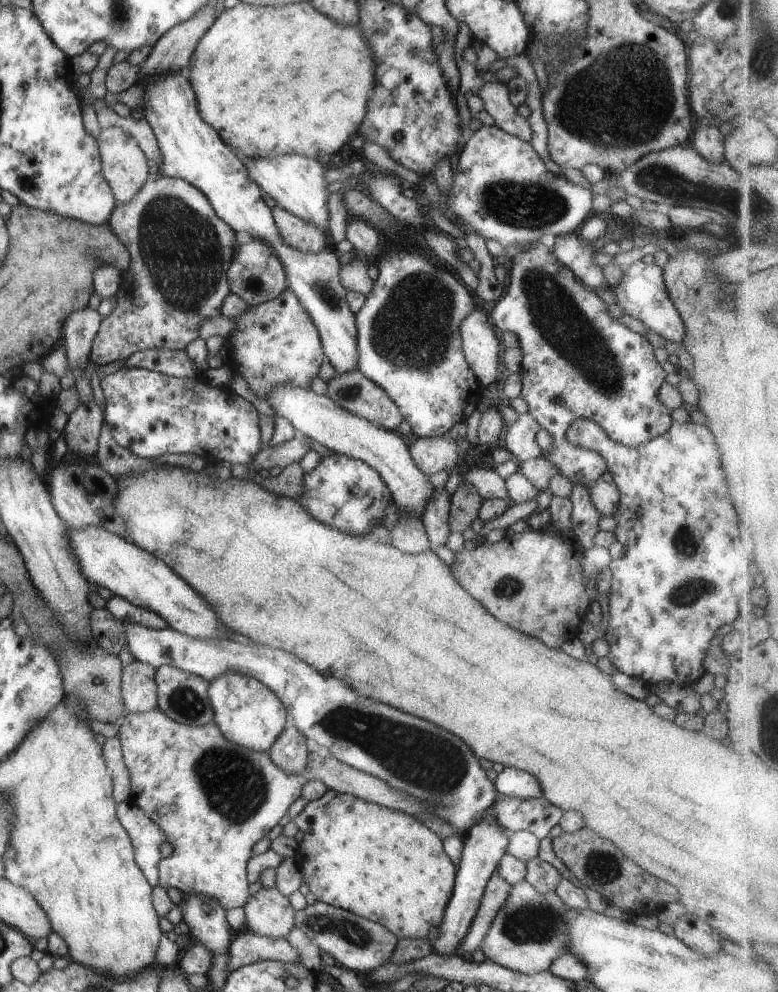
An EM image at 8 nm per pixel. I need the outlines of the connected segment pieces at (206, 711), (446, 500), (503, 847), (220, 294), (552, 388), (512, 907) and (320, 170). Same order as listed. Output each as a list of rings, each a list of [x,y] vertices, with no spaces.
[[[164,665],[155,669],[157,706],[160,711],[183,725],[203,727],[213,722],[213,708],[209,699],[209,682],[205,678]]]
[[[435,489],[433,499],[426,505],[421,516],[432,549],[445,545],[451,533],[449,527],[449,508],[451,496],[445,489]]]
[[[489,810],[486,819],[481,823],[474,824],[468,830],[469,834],[463,843],[461,861],[456,866],[455,885],[440,926],[442,934],[431,942],[432,949],[441,955],[457,953],[457,949],[476,916],[488,881],[496,870],[499,860],[507,853],[510,835],[507,835],[501,828],[502,826],[495,820],[492,810]]]
[[[162,177],[160,179],[148,178],[148,180],[142,185],[142,188],[131,198],[131,201],[126,204],[116,205],[112,211],[111,217],[109,218],[108,226],[111,231],[118,237],[118,240],[125,245],[131,256],[131,263],[128,270],[123,275],[123,281],[119,286],[118,292],[115,294],[117,298],[116,308],[112,311],[110,316],[102,319],[99,331],[94,337],[89,360],[100,365],[115,363],[116,361],[125,361],[129,356],[132,356],[138,351],[146,349],[168,349],[169,351],[184,351],[185,348],[196,339],[200,338],[198,329],[202,324],[202,321],[207,318],[212,318],[218,315],[222,315],[220,312],[222,301],[228,294],[231,293],[226,271],[231,265],[232,257],[235,251],[235,244],[241,237],[238,236],[224,222],[212,208],[209,200],[205,194],[202,194],[198,188],[191,185],[182,179],[176,177]]]
[[[540,241],[530,243],[526,250],[518,252],[515,257],[512,258],[512,267],[510,268],[510,286],[506,290],[506,294],[498,299],[497,304],[492,308],[490,312],[489,320],[498,331],[510,330],[518,336],[519,347],[522,349],[522,359],[520,365],[521,374],[521,394],[522,398],[527,402],[529,413],[536,419],[536,422],[541,426],[542,429],[546,429],[553,438],[553,446],[548,448],[546,452],[543,452],[542,456],[548,459],[552,464],[558,467],[559,473],[562,476],[566,476],[572,482],[581,482],[587,485],[591,485],[601,479],[602,474],[607,470],[607,462],[604,457],[600,456],[599,452],[575,445],[568,440],[567,430],[570,425],[578,419],[586,419],[594,421],[601,426],[606,434],[618,444],[624,445],[625,447],[635,447],[661,434],[664,434],[672,424],[671,410],[666,408],[660,400],[658,400],[657,392],[664,378],[666,378],[667,372],[662,368],[662,365],[656,361],[654,357],[654,347],[648,343],[648,339],[640,333],[635,333],[626,327],[624,324],[618,322],[617,319],[610,316],[608,313],[607,304],[602,301],[596,293],[589,286],[586,286],[574,273],[563,263],[561,263],[557,256],[550,250],[546,245],[543,245]]]
[[[526,879],[521,880],[510,890],[506,904],[502,904],[500,910],[496,913],[491,927],[487,930],[479,948],[486,960],[499,964],[504,968],[526,974],[548,971],[550,963],[569,950],[567,948],[567,942],[569,941],[568,924],[562,916],[566,909],[572,908],[565,905],[556,893],[538,892]]]
[[[273,155],[272,157],[258,157],[248,159],[246,166],[250,178],[268,194],[272,196],[277,204],[284,210],[291,212],[294,216],[329,232],[329,206],[328,206],[328,182],[324,177],[324,166],[319,160],[295,155]]]

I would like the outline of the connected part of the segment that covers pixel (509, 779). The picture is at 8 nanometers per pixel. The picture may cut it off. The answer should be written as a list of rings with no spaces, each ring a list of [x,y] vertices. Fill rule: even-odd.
[[[505,767],[494,780],[497,794],[503,797],[539,799],[543,796],[540,781],[529,772],[517,768]]]

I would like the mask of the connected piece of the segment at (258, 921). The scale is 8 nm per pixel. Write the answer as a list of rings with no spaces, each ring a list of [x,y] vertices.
[[[262,887],[243,906],[245,929],[267,937],[286,937],[295,927],[295,910],[276,887]]]

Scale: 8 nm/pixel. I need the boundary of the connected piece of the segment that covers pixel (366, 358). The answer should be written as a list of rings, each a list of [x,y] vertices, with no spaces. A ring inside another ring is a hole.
[[[399,248],[398,250],[389,251],[386,254],[379,256],[375,262],[379,268],[378,278],[373,281],[371,293],[365,296],[365,305],[355,314],[356,321],[356,342],[358,347],[358,362],[357,370],[360,371],[366,378],[381,386],[388,396],[398,406],[404,420],[410,424],[413,433],[420,438],[424,437],[439,437],[446,435],[447,432],[456,426],[459,422],[467,420],[469,416],[476,410],[482,396],[482,386],[478,379],[468,366],[461,346],[460,325],[462,321],[478,307],[478,301],[472,292],[461,282],[457,276],[452,274],[446,266],[438,267],[430,259],[430,254],[427,252],[422,254],[420,249],[406,250]]]

